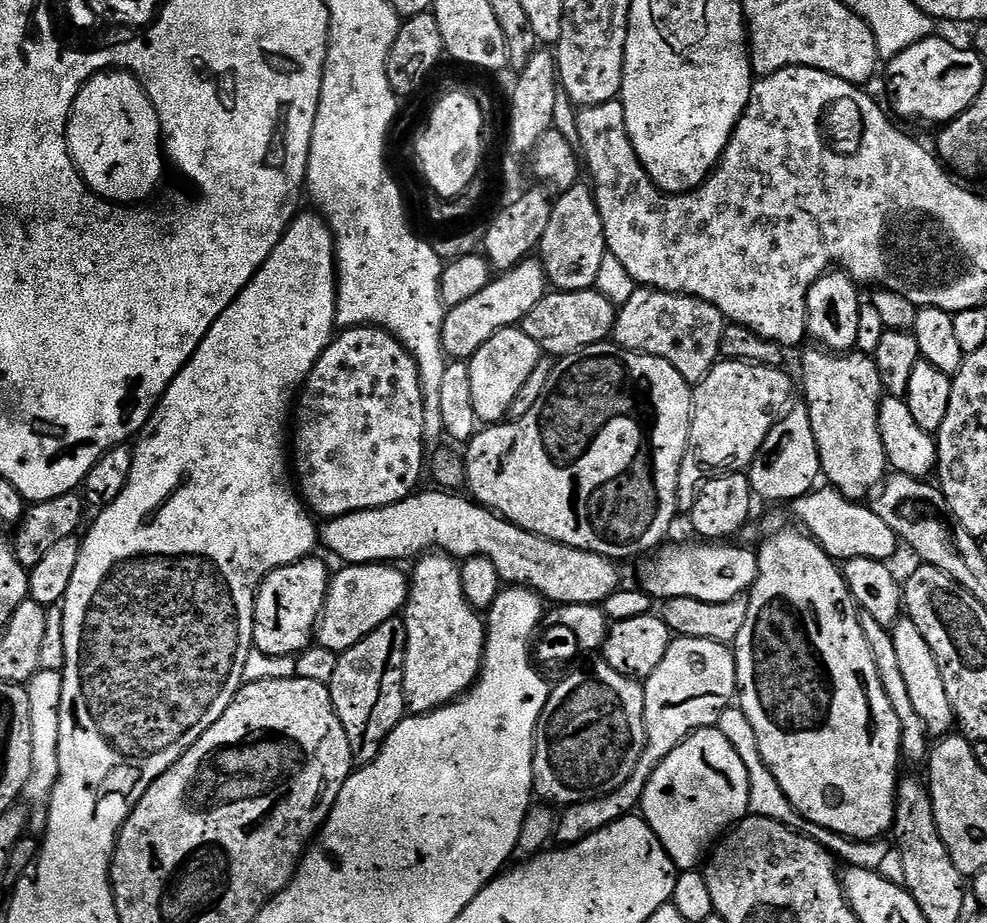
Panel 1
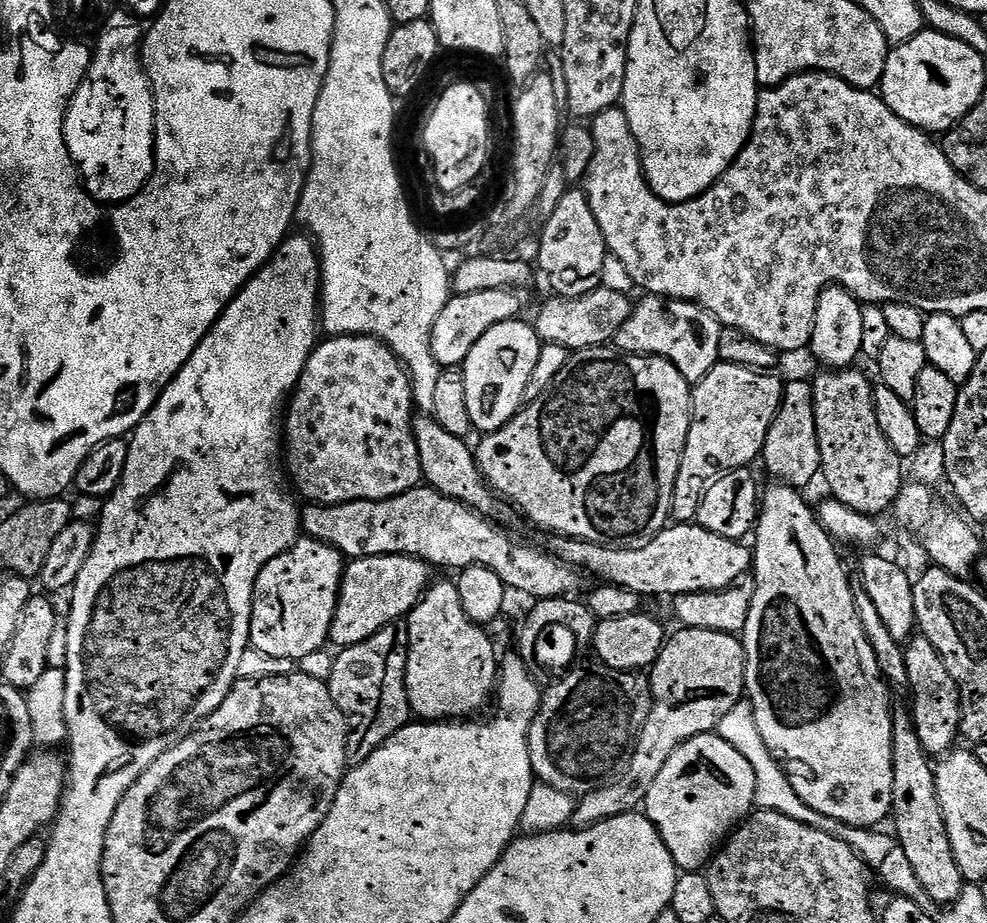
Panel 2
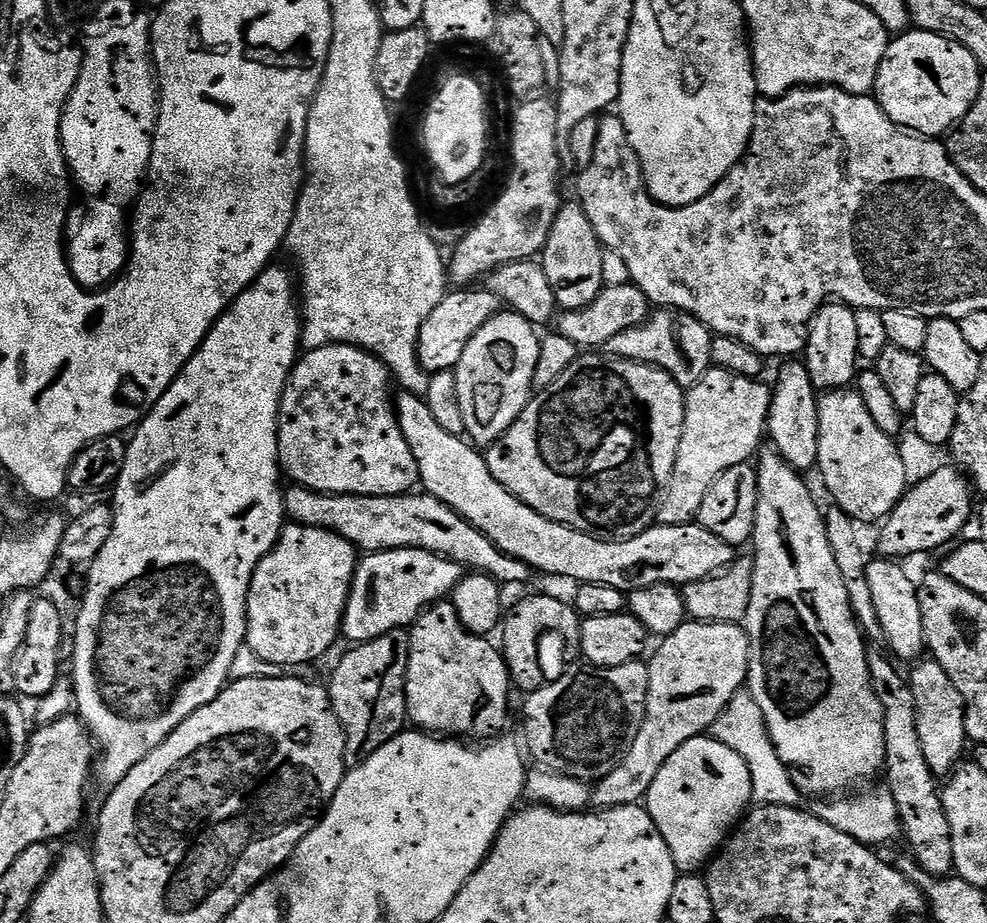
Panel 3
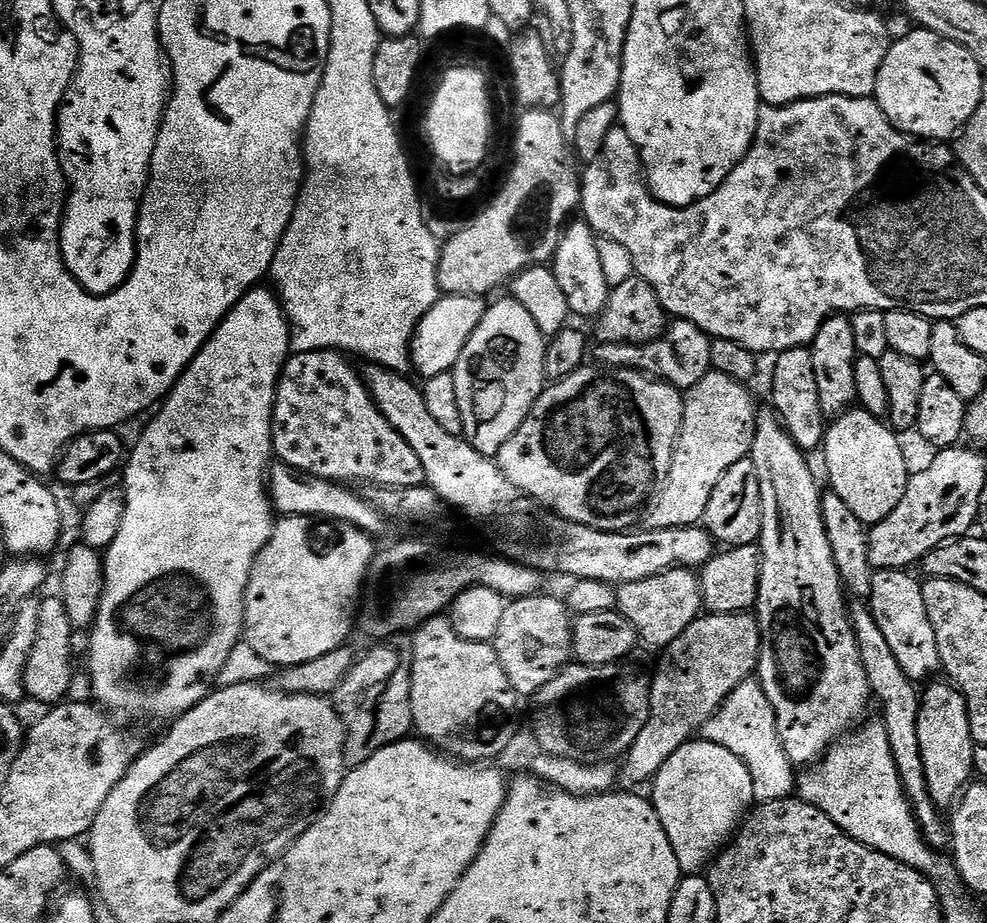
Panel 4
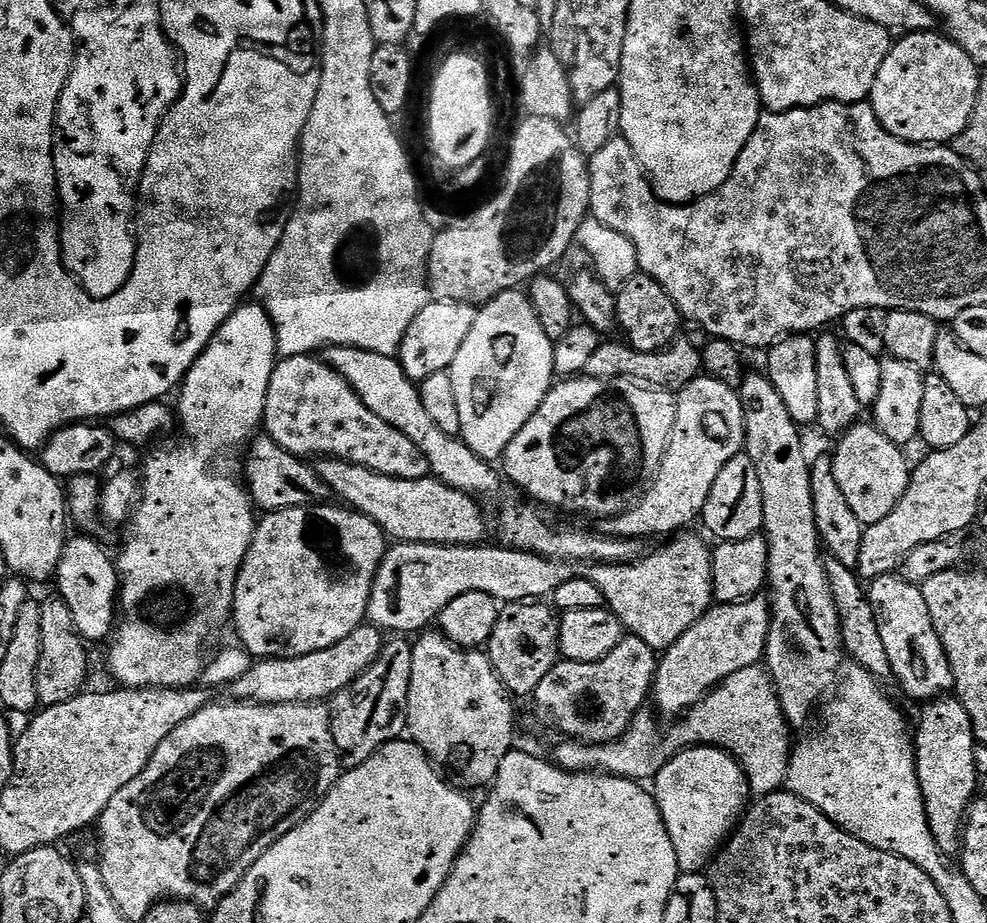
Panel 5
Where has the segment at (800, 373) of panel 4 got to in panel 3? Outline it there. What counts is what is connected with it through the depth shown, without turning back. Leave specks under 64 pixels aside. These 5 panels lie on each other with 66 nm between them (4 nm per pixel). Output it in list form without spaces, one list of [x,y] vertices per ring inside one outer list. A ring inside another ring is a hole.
[[[784,362],[780,373],[776,376],[776,384],[772,388],[772,405],[768,411],[767,439],[791,468],[797,472],[807,473],[807,468],[817,467],[818,438],[820,423],[818,422],[818,390],[803,362]]]

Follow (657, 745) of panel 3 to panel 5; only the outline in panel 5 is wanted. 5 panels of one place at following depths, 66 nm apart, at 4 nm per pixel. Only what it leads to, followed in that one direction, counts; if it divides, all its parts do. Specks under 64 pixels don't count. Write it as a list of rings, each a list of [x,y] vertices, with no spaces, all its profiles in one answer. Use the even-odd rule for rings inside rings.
[[[764,594],[737,604],[716,604],[709,608],[690,630],[686,630],[686,634],[682,634],[682,638],[678,638],[678,642],[674,642],[674,646],[659,657],[654,685],[654,702],[656,698],[659,715],[683,717],[703,696],[730,678],[730,674],[757,667],[764,658],[771,621],[772,605]]]

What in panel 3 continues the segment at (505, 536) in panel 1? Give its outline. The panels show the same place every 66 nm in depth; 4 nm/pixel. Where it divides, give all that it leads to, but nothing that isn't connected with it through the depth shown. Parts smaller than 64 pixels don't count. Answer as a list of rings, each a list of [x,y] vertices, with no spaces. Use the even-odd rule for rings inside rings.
[[[292,486],[284,494],[285,513],[295,523],[305,524],[307,528],[325,528],[331,532],[336,532],[342,538],[346,538],[361,553],[374,553],[384,551],[394,551],[399,548],[421,548],[422,550],[433,552],[455,564],[463,566],[468,570],[479,570],[485,576],[492,576],[500,581],[501,585],[524,584],[530,575],[527,564],[523,564],[518,558],[498,550],[482,530],[470,526],[466,518],[462,518],[450,506],[438,502],[438,498],[427,494],[405,494],[403,496],[335,496],[329,492],[315,492],[310,488]]]

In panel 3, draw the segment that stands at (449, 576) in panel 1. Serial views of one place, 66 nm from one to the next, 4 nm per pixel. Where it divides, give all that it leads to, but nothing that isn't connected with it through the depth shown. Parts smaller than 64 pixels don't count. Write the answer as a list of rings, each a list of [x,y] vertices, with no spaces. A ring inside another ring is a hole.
[[[451,602],[433,604],[421,611],[408,632],[408,669],[404,683],[407,719],[411,723],[413,720],[417,729],[448,738],[467,738],[472,742],[488,742],[503,733],[500,731],[508,724],[510,677],[503,651],[490,641],[468,632]]]

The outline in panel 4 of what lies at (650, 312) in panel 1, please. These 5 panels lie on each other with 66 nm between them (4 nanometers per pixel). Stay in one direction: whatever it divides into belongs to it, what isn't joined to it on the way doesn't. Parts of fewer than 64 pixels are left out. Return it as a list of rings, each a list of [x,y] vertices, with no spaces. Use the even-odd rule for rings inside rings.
[[[673,319],[669,323],[664,335],[659,336],[658,339],[652,340],[648,344],[597,343],[597,348],[596,345],[594,348],[594,356],[596,352],[595,363],[606,368],[629,368],[635,372],[642,372],[657,380],[662,380],[674,388],[687,390],[693,388],[698,382],[702,382],[702,378],[706,378],[706,374],[712,371],[712,363],[710,362],[710,346],[712,341],[713,337],[708,336],[698,326],[694,326],[694,322]]]

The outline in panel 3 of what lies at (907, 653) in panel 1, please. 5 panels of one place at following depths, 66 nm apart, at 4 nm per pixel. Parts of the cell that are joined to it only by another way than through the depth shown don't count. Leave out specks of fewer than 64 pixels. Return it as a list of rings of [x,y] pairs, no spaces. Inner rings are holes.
[[[924,658],[913,668],[916,669],[912,676],[910,672],[910,683],[914,690],[914,706],[918,706],[918,738],[922,742],[922,755],[926,757],[933,774],[944,778],[965,759],[970,744],[966,730],[968,710],[962,694],[958,694],[958,686],[950,682],[950,674],[942,670],[938,661]]]

